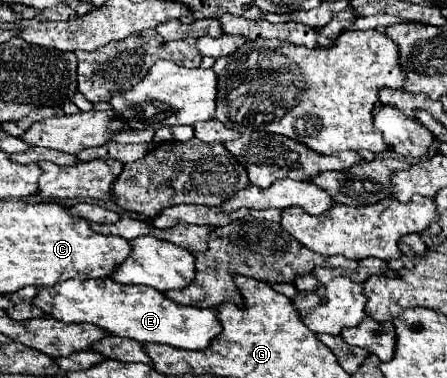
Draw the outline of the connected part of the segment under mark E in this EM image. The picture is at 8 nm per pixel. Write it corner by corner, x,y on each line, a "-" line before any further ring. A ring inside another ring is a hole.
111,277
67,279
53,287
41,287
33,303
63,323
93,323
107,329
111,335
135,339
139,343
165,343
197,351
205,349
221,333
221,321
215,309
177,305
153,287
121,285

